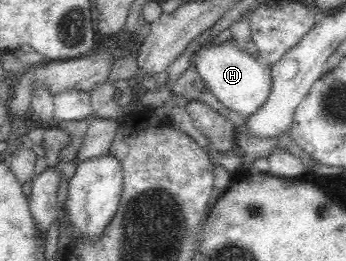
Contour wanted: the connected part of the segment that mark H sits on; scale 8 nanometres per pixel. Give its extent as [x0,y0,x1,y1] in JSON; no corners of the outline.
[189,35,271,118]

